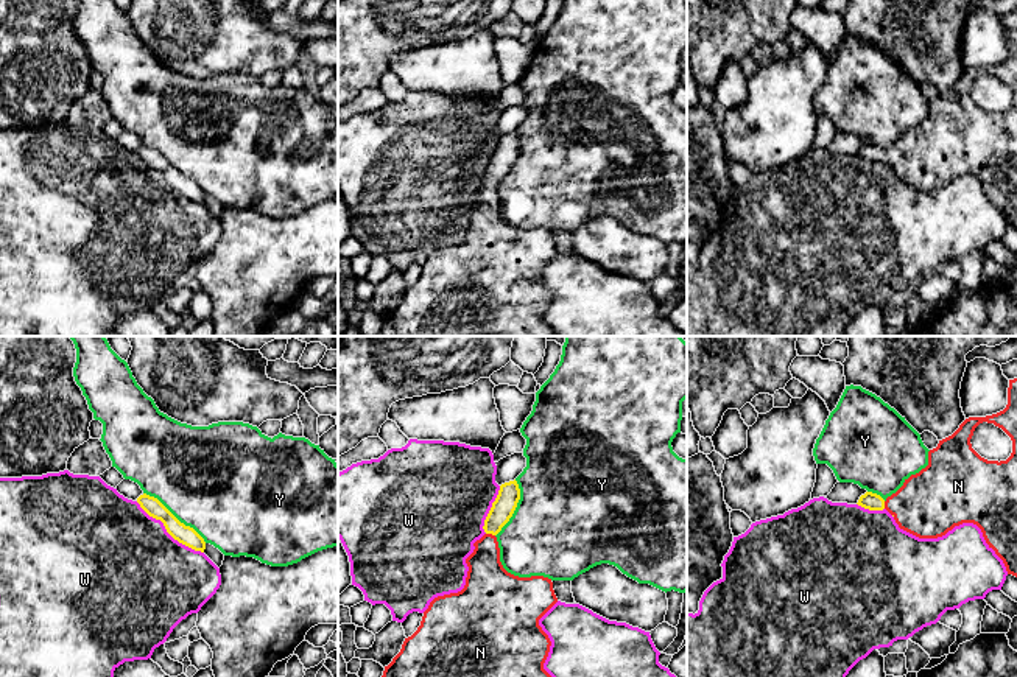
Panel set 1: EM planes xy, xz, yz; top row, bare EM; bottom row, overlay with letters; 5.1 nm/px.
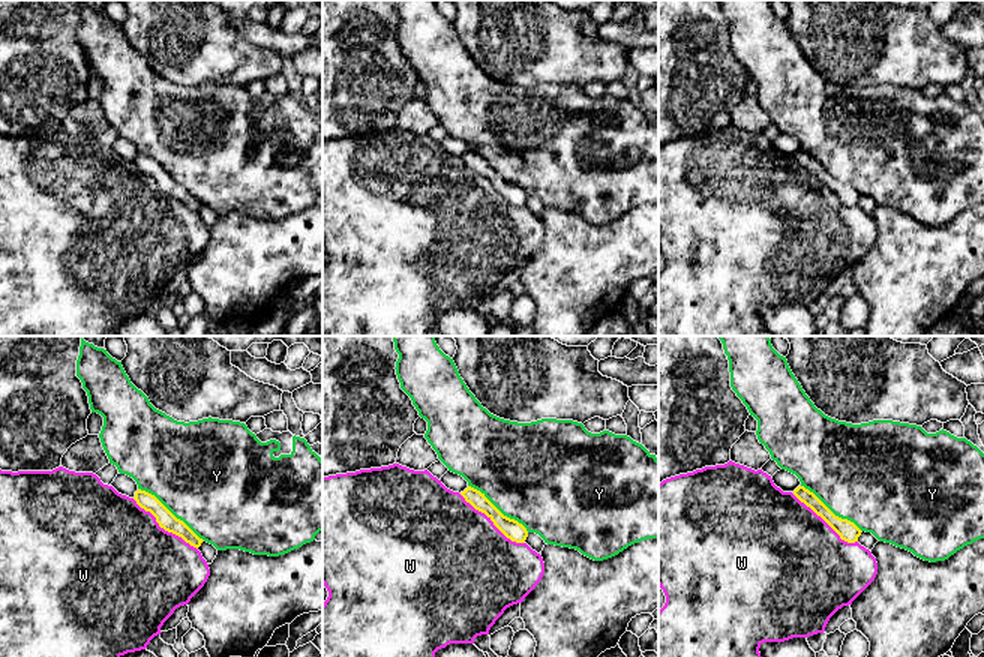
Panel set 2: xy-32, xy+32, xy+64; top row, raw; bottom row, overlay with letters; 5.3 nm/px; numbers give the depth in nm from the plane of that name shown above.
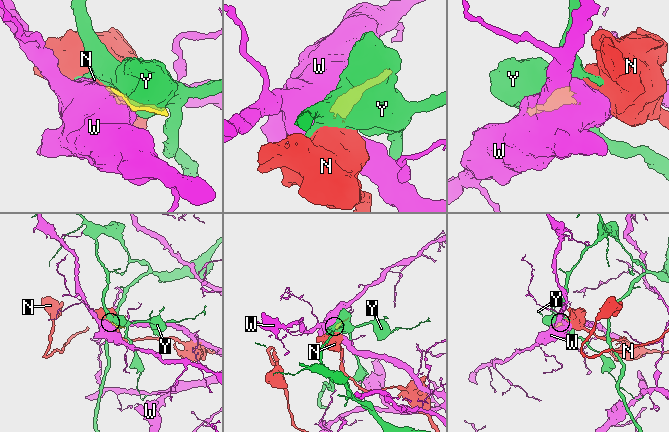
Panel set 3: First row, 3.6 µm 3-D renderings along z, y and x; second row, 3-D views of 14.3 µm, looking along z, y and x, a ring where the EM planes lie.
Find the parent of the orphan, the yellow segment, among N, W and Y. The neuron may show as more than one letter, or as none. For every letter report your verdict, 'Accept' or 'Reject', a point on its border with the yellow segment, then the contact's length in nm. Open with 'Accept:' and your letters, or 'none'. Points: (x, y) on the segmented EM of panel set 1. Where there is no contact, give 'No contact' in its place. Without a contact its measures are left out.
Accept: N
N: Accept. Touches yellow at xz (491, 533). Shared border 50 nm
W: Reject. Touches yellow at xy (168, 533). Shared border 440 nm
Y: Reject. Touches yellow at xy (173, 515). Shared border 420 nm

